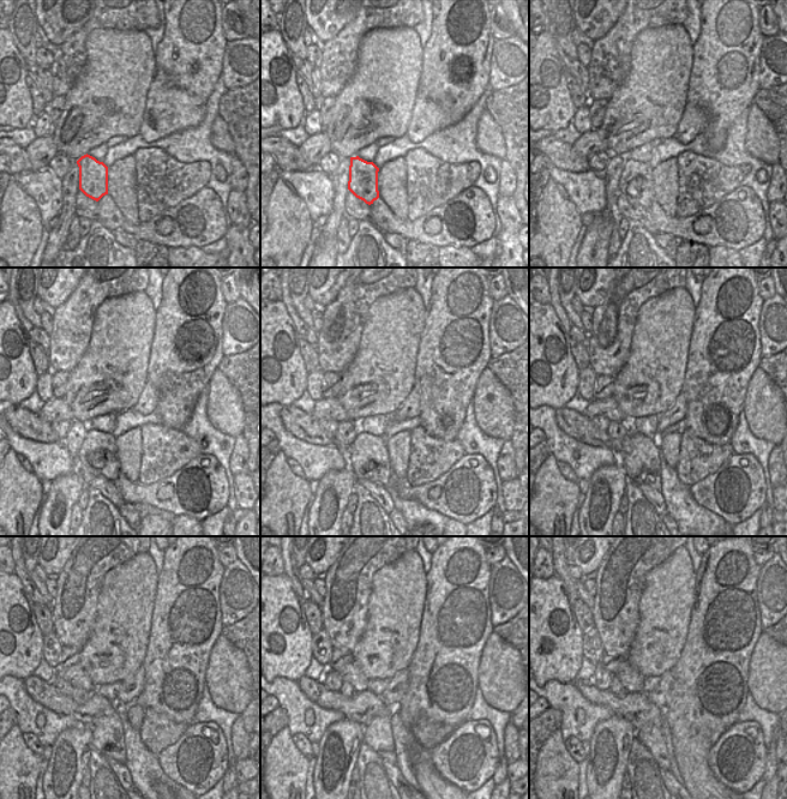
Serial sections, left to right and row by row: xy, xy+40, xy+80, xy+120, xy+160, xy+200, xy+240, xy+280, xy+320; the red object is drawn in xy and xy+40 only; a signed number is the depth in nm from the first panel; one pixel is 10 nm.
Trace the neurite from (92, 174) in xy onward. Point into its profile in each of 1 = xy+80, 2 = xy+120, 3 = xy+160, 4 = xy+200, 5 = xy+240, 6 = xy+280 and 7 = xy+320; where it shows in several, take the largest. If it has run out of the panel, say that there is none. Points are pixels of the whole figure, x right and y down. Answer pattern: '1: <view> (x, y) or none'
1: xy+80 (636, 184)
2: xy+120 (97, 452)
3: xy+160 (367, 457)
4: xy+200 (642, 464)
5: xy+240 (108, 736)
6: xy+280 (378, 733)
7: xy+320 (652, 738)

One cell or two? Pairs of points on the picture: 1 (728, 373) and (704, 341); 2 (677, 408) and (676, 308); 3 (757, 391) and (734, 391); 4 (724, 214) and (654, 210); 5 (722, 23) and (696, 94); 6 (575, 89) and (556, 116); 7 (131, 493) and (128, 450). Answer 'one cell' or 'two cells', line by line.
1: one cell
2: two cells
3: two cells
4: one cell
5: one cell
6: two cells
7: two cells

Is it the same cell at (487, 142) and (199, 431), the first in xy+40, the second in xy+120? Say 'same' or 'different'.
different

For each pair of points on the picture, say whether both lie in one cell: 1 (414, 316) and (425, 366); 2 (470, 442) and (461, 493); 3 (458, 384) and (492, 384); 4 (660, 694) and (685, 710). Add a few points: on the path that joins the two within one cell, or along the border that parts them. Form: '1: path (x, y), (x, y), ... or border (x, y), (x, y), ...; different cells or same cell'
1: border (426, 314), (418, 349), (416, 367), (414, 370); different cells
2: border (466, 454), (479, 454), (492, 469); different cells
3: border (486, 367), (479, 377), (472, 401); different cells
4: border (671, 671), (670, 698), (665, 706); different cells

